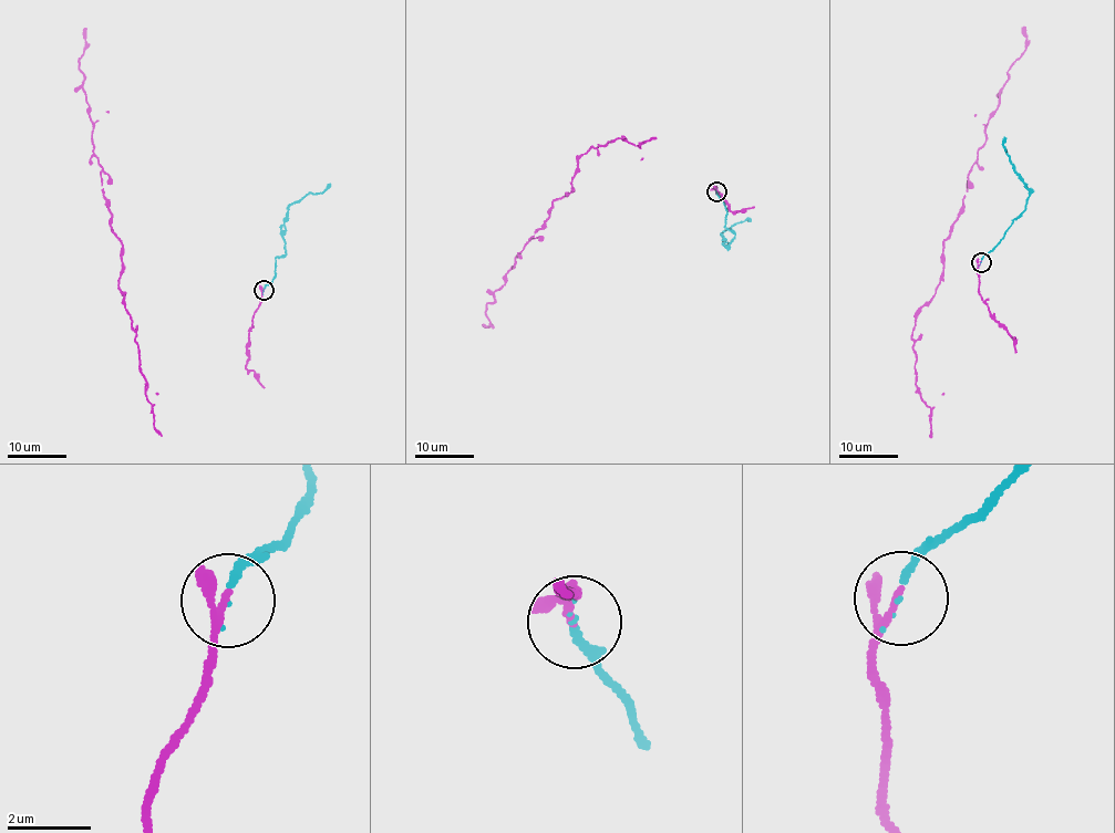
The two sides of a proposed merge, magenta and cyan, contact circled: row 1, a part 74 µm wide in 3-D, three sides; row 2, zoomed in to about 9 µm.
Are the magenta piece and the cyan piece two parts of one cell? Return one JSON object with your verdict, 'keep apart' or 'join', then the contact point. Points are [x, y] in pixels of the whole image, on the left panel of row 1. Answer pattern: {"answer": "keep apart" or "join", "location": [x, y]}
{"answer": "join", "location": [264, 290]}

